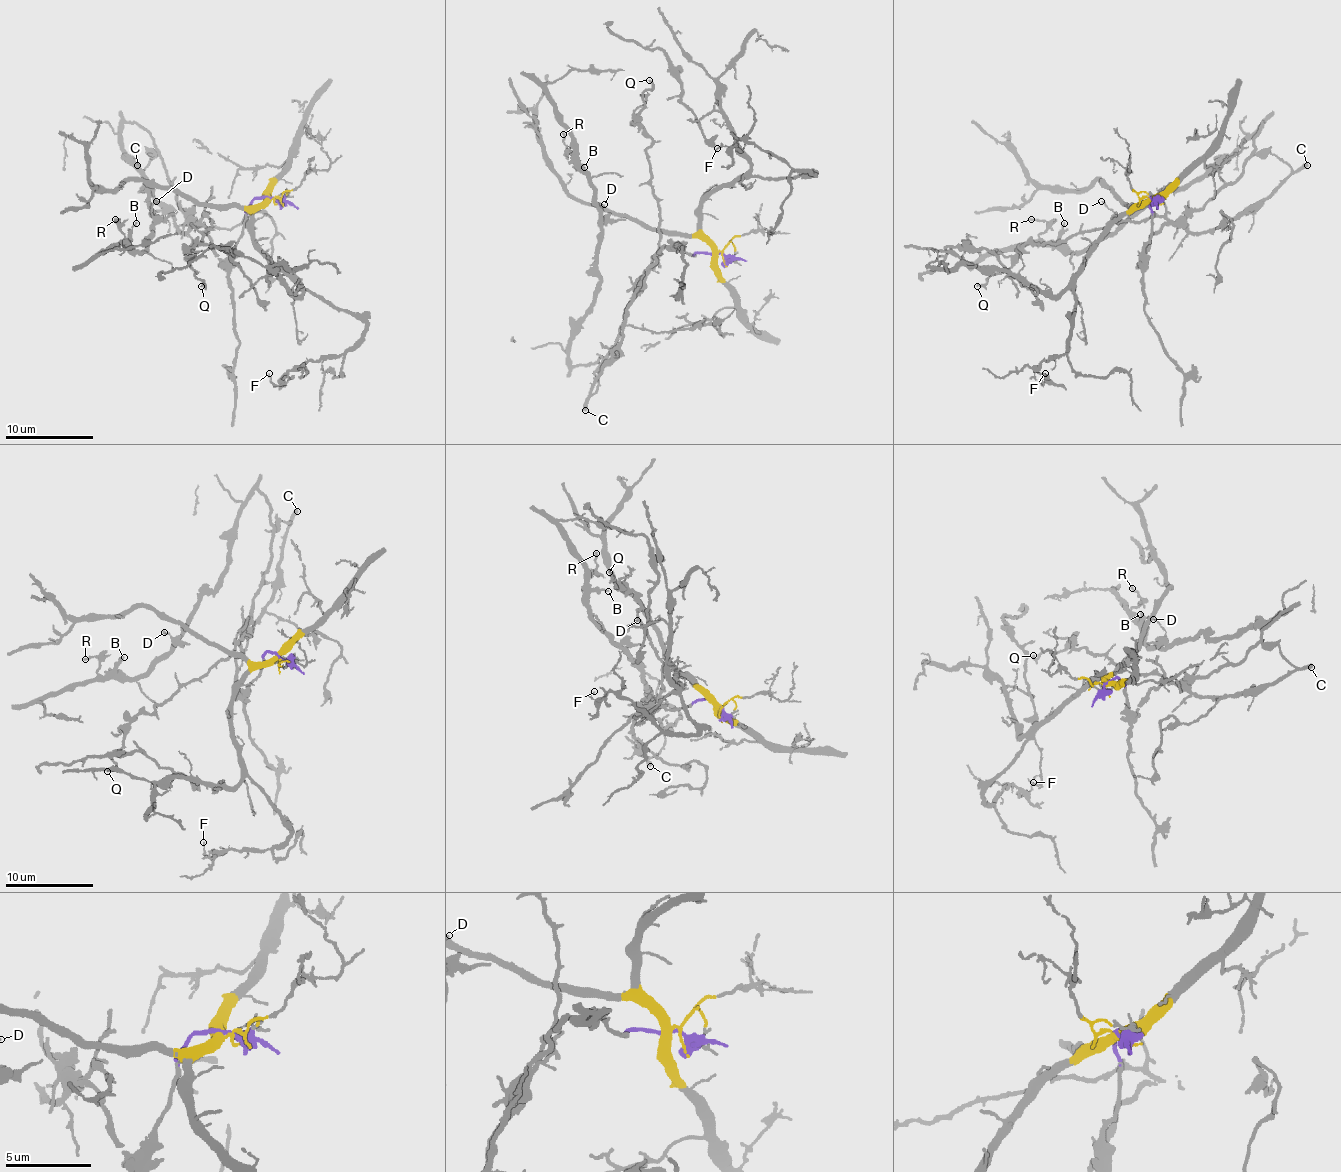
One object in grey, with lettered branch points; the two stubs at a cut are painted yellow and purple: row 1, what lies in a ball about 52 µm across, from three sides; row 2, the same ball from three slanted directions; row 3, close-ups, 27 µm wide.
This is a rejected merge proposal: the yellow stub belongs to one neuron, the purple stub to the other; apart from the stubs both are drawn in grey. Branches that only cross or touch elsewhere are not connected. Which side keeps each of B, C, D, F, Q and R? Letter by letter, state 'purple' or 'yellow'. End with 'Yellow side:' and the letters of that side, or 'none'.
B: purple
C: purple
D: purple
F: yellow
Q: purple
R: purple
Yellow side: F

